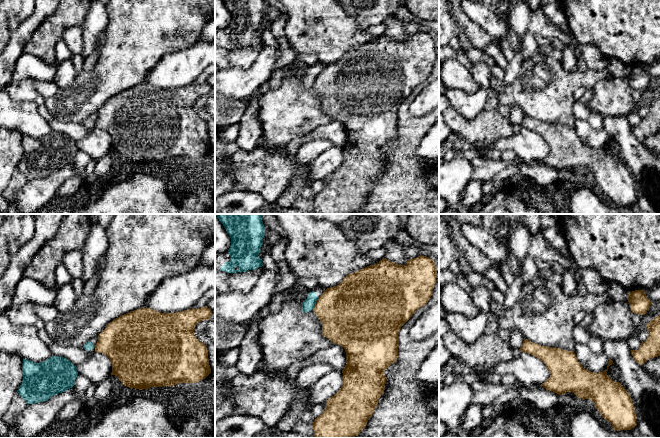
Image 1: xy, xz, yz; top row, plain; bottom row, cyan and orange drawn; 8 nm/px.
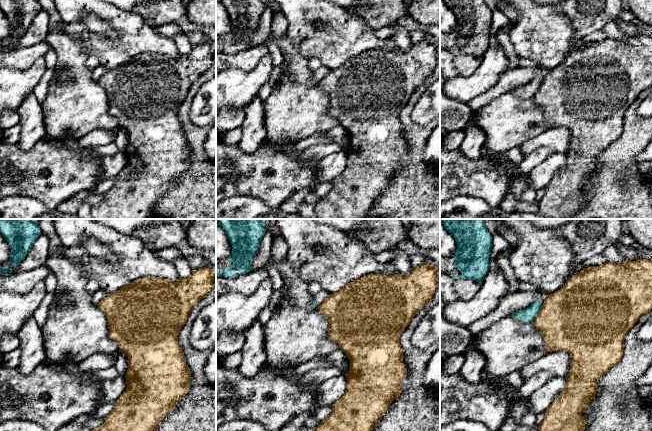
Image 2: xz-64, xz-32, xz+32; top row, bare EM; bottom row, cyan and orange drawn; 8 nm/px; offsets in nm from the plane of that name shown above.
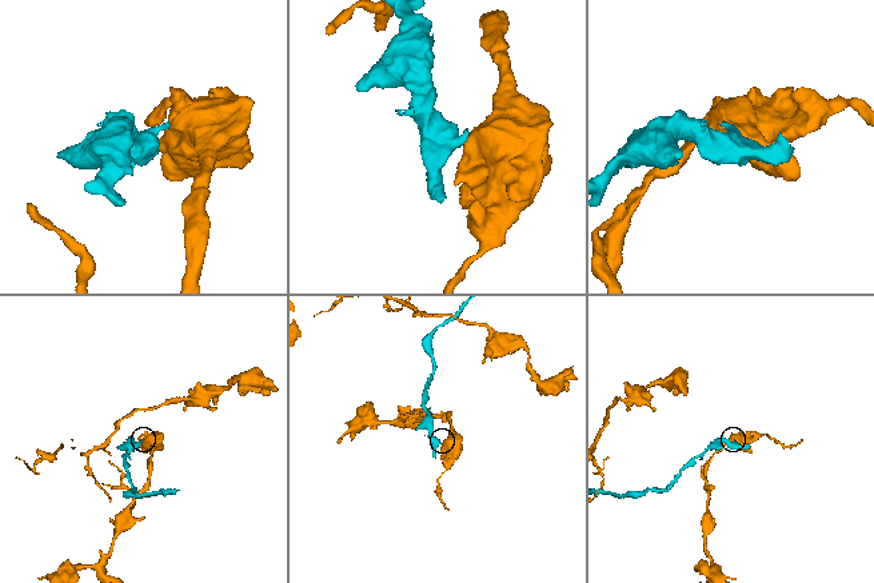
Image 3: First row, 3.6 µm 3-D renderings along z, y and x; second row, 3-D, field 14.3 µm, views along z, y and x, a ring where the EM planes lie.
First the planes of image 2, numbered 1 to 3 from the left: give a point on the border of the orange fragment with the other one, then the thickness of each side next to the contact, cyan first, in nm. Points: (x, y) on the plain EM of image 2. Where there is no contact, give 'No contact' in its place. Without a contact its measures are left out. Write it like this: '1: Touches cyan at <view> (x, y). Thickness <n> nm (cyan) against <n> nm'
1: No contact
2: No contact
3: Touches cyan at xz+32 (538, 88). Thickness 110 nm (cyan) against 480 nm

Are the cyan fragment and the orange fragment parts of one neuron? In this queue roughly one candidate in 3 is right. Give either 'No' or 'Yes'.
No

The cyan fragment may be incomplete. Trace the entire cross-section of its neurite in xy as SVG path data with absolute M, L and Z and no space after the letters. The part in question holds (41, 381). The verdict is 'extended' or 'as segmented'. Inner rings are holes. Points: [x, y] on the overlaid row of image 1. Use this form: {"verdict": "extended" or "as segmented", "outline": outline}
{"verdict": "as segmented", "outline": "M52 356L41 363L23 359L23 381L17 392L28 404L44 402L74 386L78 372L69 360Z"}

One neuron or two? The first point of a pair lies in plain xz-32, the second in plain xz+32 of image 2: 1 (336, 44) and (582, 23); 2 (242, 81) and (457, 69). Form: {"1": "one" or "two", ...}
{"1": "two", "2": "two"}

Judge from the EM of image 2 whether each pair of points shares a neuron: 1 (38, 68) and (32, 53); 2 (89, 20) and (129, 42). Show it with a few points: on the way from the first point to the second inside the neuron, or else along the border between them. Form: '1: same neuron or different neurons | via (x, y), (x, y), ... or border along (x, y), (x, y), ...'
1: different neurons | border along (43, 56), (36, 59), (25, 69), (12, 67)
2: different neurons | border along (102, 18), (117, 33), (115, 40)

